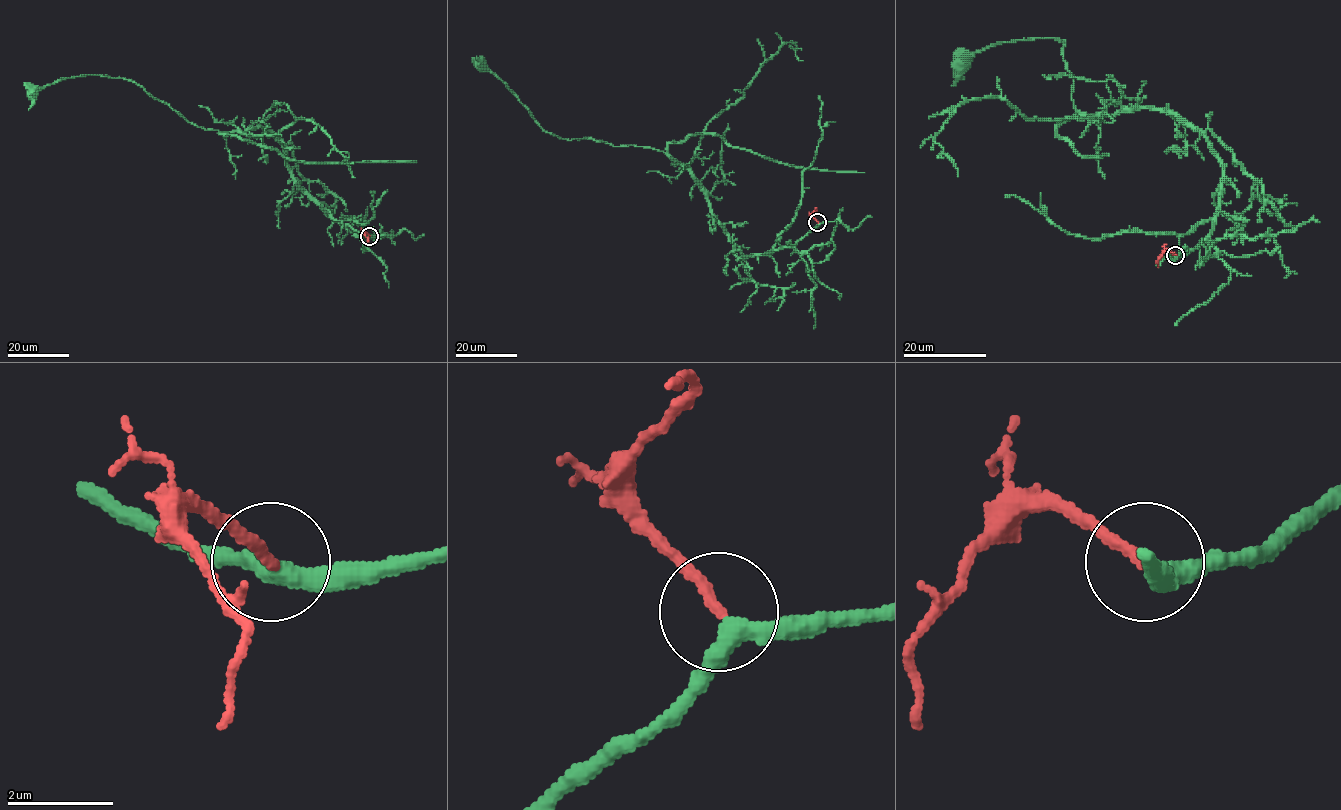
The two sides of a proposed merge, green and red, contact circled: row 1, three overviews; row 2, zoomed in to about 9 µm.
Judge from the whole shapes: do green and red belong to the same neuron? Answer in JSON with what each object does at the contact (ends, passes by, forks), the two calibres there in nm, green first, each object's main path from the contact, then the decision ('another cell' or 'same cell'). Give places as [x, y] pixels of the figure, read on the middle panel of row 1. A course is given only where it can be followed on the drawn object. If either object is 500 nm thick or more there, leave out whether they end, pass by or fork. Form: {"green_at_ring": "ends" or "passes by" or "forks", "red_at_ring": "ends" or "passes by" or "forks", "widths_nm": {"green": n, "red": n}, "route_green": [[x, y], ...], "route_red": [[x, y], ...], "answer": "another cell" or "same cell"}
{"green_at_ring": "passes by", "red_at_ring": "ends", "widths_nm": {"green": 340, "red": 220}, "route_green": [[818, 222], [794, 244], [737, 256], [694, 174], [649, 147], [554, 136], [479, 65]], "route_red": [[818, 222], [812, 215], [815, 209]], "answer": "same cell"}

